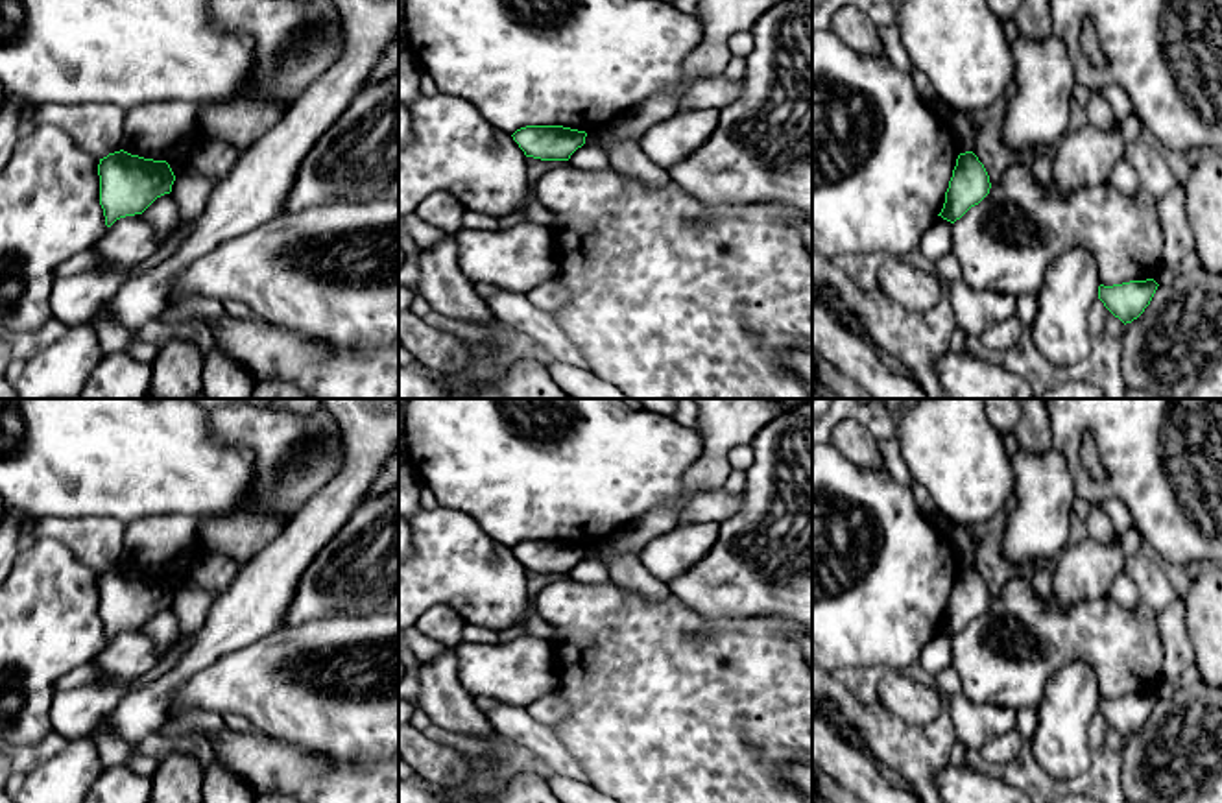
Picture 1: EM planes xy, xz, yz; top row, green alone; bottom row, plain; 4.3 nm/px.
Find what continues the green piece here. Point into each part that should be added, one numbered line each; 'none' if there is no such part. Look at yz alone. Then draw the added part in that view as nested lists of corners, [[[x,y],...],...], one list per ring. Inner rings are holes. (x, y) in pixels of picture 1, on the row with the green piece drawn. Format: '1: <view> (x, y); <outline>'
none

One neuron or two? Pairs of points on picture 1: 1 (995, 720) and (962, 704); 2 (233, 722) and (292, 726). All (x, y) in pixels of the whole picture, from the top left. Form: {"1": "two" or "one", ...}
{"1": "one", "2": "two"}

